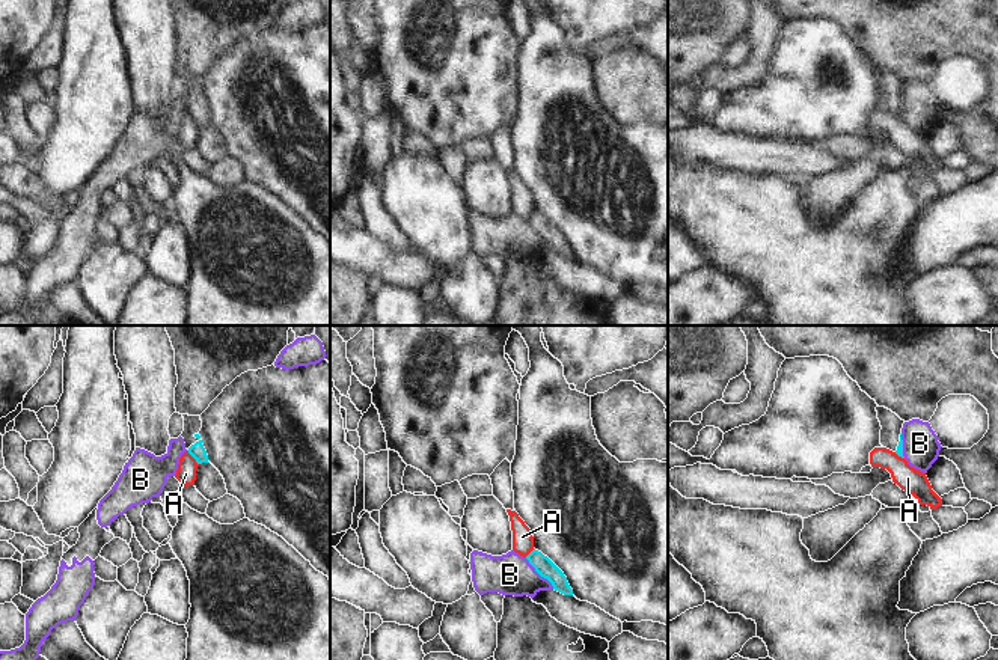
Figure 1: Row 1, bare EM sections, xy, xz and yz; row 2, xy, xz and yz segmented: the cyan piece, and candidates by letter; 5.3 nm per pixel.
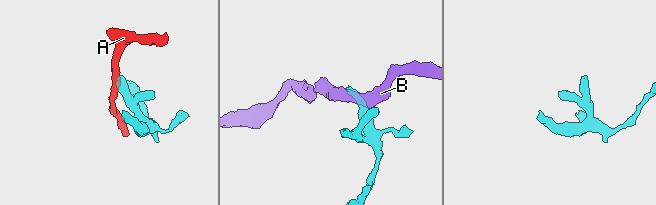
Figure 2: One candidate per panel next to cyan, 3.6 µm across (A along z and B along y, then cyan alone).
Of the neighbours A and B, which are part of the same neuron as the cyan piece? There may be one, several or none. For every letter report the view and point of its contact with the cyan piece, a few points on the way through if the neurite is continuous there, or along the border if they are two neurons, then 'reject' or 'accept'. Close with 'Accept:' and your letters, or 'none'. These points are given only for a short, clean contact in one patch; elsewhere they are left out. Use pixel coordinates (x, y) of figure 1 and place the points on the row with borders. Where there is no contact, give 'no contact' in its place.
A: contact xy (193, 457); border xy (187, 451), (198, 464); reject
B: contact xz (540, 574); border xz (525, 558), (554, 588); reject
Accept: none

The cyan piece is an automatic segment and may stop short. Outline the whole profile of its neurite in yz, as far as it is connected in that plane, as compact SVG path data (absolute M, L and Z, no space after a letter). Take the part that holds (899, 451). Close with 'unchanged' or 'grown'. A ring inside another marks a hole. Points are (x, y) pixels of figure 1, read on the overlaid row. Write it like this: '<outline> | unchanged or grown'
M876 407L877 419L880 422L880 445L899 457L903 457L903 440L900 437L905 420L885 407Z | grown

